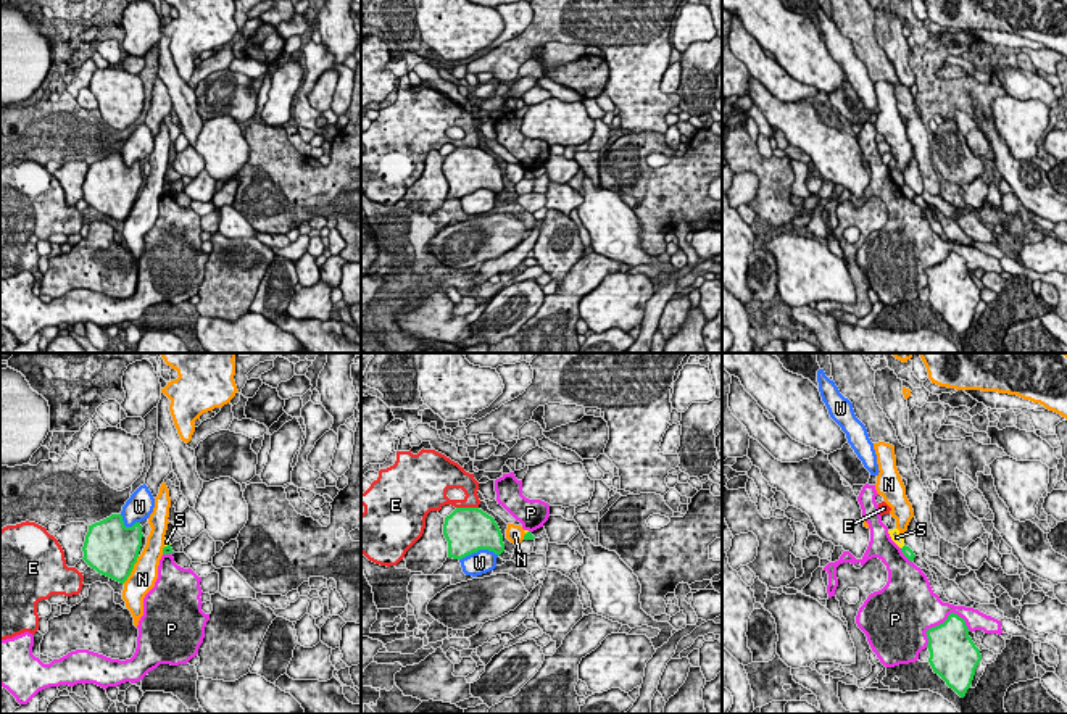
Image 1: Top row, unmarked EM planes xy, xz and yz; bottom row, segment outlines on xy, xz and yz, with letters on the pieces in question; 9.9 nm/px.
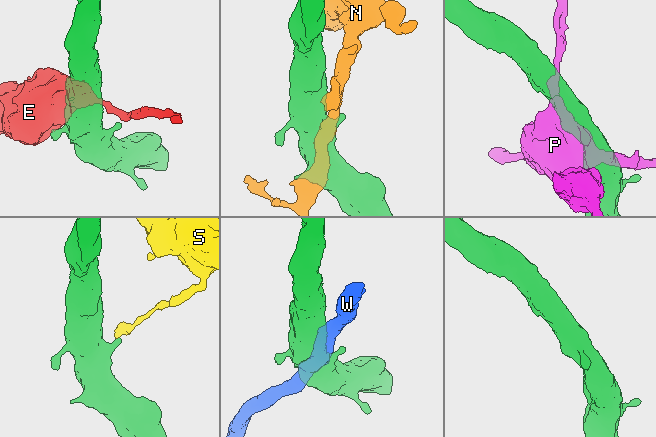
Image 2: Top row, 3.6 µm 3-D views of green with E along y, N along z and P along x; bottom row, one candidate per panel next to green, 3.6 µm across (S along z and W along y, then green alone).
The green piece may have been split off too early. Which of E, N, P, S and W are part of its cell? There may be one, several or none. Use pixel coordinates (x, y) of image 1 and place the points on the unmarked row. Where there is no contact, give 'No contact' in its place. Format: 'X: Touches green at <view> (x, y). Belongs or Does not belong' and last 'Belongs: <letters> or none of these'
E: Touches green at xz (468, 147). Does not belong
N: Touches green at xy (132, 207). Does not belong
P: Touches green at yz (943, 261). Does not belong
S: Touches green at xy (168, 184). Does not belong
W: Touches green at xz (479, 187). Does not belong
Belongs: none of these

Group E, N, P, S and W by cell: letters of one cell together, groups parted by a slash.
E / N / P / S / W

